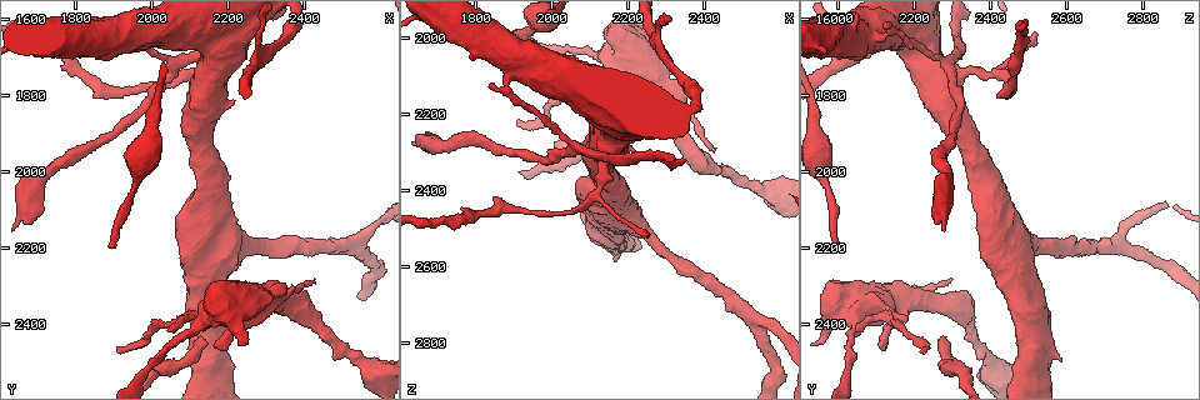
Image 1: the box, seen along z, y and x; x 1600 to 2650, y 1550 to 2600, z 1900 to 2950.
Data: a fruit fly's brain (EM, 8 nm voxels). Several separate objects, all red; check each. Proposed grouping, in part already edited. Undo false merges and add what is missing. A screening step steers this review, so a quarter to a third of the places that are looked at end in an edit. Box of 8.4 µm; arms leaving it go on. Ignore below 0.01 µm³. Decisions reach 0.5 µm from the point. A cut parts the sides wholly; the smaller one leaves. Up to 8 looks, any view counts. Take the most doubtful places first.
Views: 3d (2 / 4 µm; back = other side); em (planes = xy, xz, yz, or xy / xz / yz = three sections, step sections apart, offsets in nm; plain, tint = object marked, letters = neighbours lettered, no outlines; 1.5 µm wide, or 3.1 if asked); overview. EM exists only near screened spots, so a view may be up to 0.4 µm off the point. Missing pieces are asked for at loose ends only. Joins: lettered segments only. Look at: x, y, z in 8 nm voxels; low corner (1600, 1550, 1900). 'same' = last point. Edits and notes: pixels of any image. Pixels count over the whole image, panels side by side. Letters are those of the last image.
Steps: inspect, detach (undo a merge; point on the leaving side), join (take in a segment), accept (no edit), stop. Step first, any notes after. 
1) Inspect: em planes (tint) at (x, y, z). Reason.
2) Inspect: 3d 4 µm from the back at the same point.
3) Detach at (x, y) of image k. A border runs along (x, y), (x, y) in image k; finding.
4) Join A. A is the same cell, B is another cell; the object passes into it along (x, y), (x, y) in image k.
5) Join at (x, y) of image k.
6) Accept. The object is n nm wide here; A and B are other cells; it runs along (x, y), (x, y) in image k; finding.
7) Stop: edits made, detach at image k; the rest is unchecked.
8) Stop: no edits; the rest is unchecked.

Inspect: em planes (letters) at (1885, 2200, 1985). An open end.

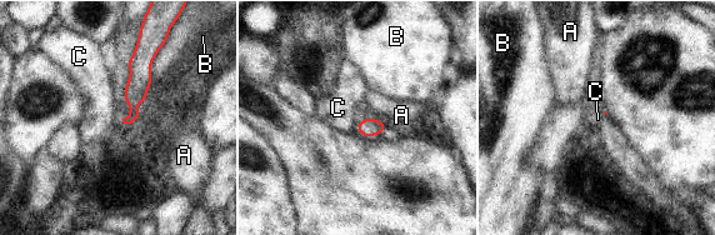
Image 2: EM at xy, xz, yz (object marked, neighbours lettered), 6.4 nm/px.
Accept. A, B and C are other cells; it runs along (140, 49), (134, 113), (126, 120) in image 2; no lettered segment goes on from it.

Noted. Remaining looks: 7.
Inspect: 3d 4 µm at (2130, 2440, 2285). Branch stops here.

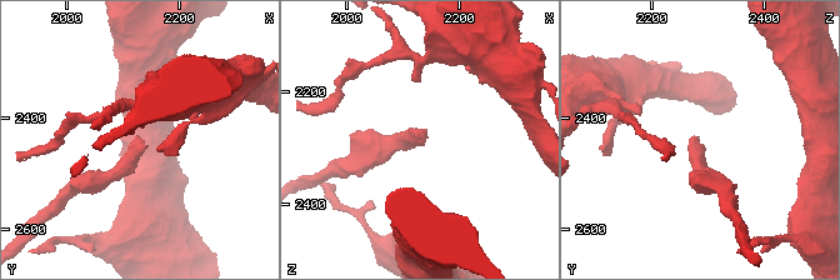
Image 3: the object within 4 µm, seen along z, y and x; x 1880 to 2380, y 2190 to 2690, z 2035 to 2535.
Inspect: em planes (letters) at (2130, 2430, 2280).

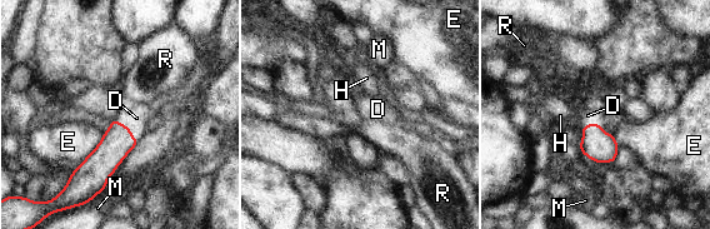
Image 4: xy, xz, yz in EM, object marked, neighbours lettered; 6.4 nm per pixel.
Join D. The longest contact is with E, 260 nm; D is the same cell, E, H, M and R are other cells; the object passes into it along (600, 147), (596, 124), (588, 115) in image 4; the neuron continues.

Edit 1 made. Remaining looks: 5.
Stop: edits made, join at image 4; the rest is unchecked.

